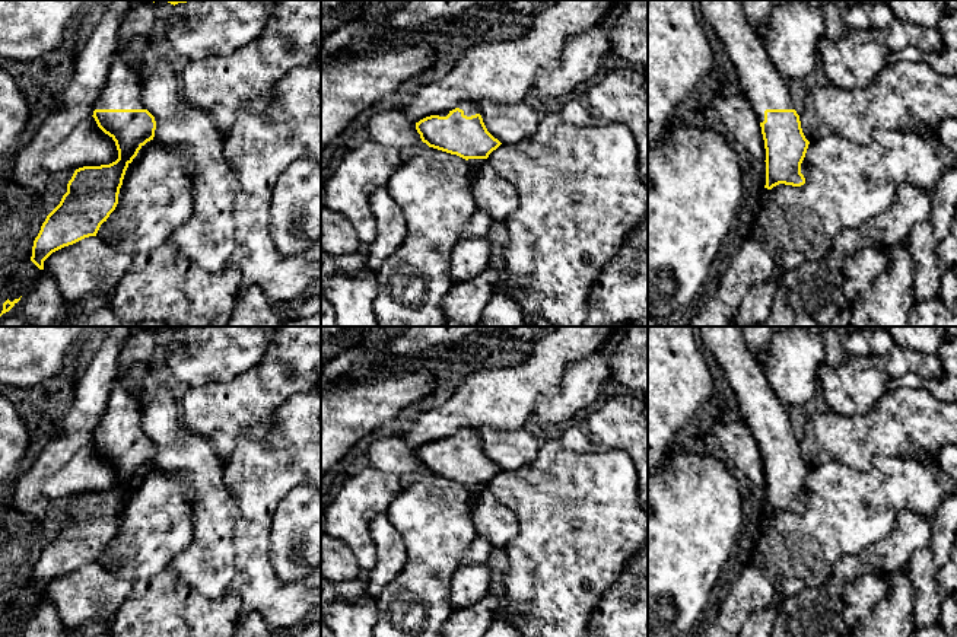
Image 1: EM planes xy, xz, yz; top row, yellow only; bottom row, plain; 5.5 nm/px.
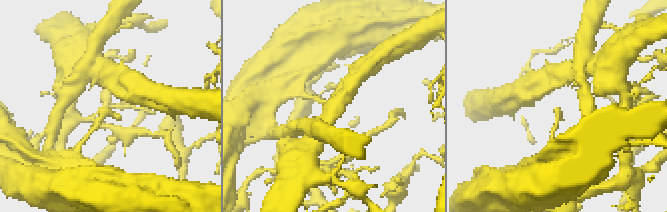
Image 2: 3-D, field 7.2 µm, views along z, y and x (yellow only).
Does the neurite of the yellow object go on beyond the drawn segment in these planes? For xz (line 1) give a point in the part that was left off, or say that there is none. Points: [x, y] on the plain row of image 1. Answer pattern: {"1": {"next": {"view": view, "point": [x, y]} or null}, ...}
{"1": {"next": {"view": "xz", "point": [470, 435]}}}

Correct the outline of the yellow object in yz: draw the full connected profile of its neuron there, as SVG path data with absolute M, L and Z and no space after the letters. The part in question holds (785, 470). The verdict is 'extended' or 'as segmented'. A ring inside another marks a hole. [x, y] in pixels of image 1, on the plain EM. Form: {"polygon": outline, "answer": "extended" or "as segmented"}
{"polygon": "M699 327L697 334L728 379L743 420L760 448L766 475L764 515L804 512L801 490L810 468L802 459L785 405L770 389L762 362L750 353L743 328Z", "answer": "extended"}

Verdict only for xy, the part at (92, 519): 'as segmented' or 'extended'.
extended

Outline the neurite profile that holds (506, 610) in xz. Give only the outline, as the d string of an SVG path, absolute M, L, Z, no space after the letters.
M492 547L489 558L484 564L492 573L489 593L497 598L495 620L503 620L515 625L515 618L519 614L527 612L528 605L514 603L506 593L506 587L503 583L505 571L508 568L505 548Z

